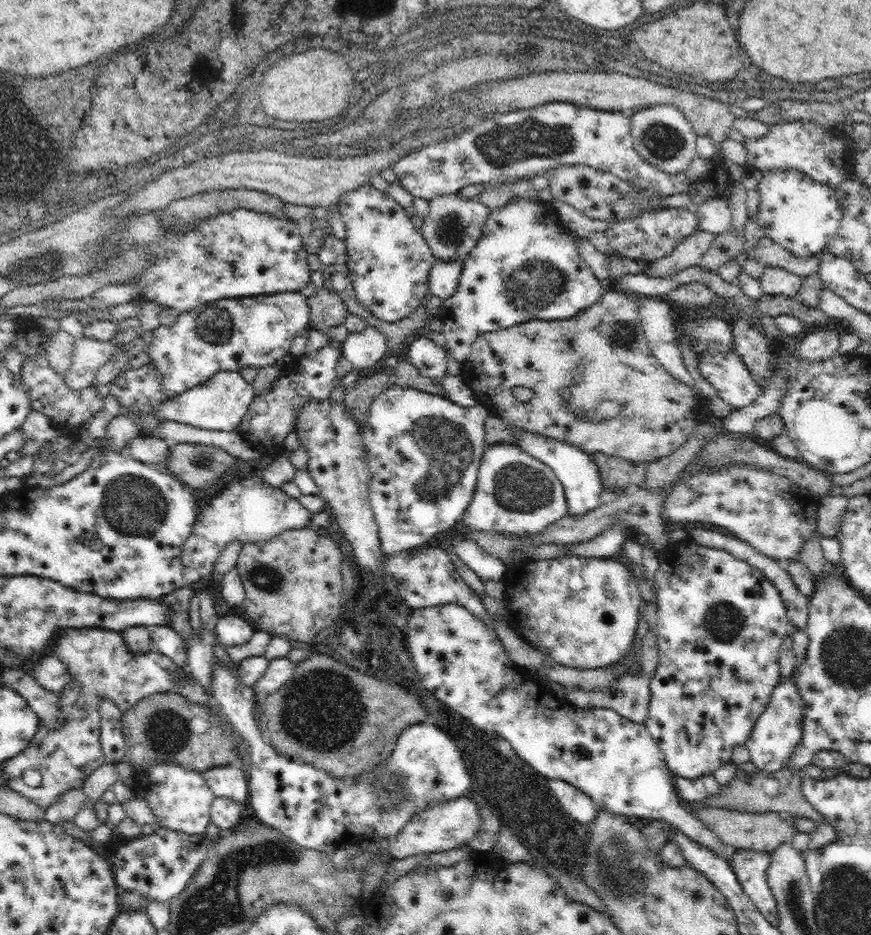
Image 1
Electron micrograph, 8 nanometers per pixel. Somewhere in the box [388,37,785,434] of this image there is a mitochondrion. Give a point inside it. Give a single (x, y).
(530, 138)

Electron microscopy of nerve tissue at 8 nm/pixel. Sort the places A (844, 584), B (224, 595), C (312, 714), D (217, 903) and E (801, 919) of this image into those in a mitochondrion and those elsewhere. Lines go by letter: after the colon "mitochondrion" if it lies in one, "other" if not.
A: other
B: other
C: mitochondrion
D: mitochondrion
E: mitochondrion

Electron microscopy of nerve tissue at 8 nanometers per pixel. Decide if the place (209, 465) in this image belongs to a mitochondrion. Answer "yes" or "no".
yes

